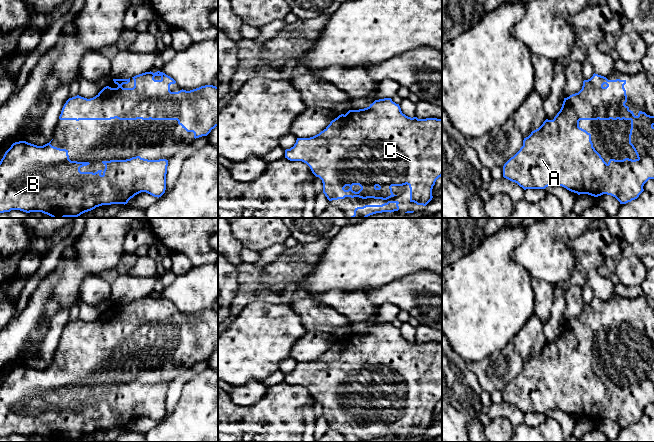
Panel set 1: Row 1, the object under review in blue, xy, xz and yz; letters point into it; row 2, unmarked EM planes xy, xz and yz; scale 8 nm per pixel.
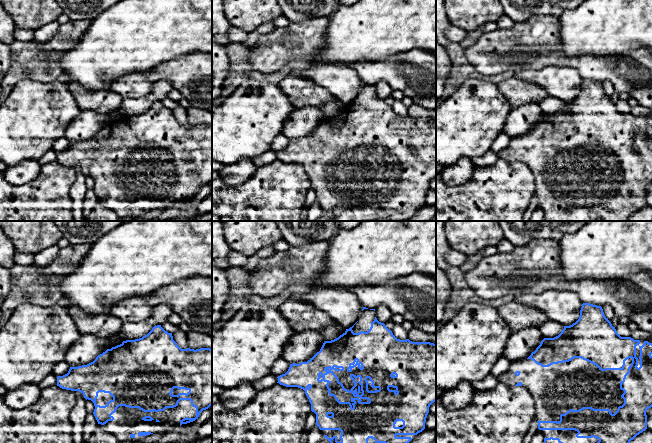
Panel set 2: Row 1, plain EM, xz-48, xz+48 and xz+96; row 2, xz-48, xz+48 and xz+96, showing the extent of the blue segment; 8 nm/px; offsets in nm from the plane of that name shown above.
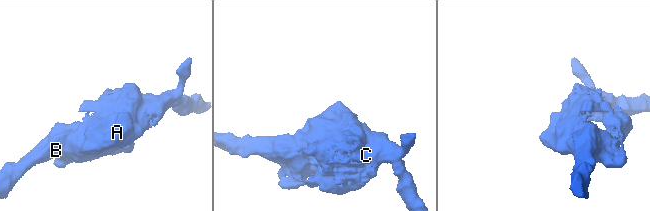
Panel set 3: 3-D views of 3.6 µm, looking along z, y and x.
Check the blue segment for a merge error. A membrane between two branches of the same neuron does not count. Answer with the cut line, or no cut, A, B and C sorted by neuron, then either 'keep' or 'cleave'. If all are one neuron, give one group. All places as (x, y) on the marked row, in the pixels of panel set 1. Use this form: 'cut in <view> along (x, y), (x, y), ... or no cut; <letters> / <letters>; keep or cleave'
no cut; A B C; keep

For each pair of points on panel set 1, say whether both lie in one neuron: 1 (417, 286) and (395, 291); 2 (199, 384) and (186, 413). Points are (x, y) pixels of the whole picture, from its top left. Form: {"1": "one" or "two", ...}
{"1": "one", "2": "one"}

